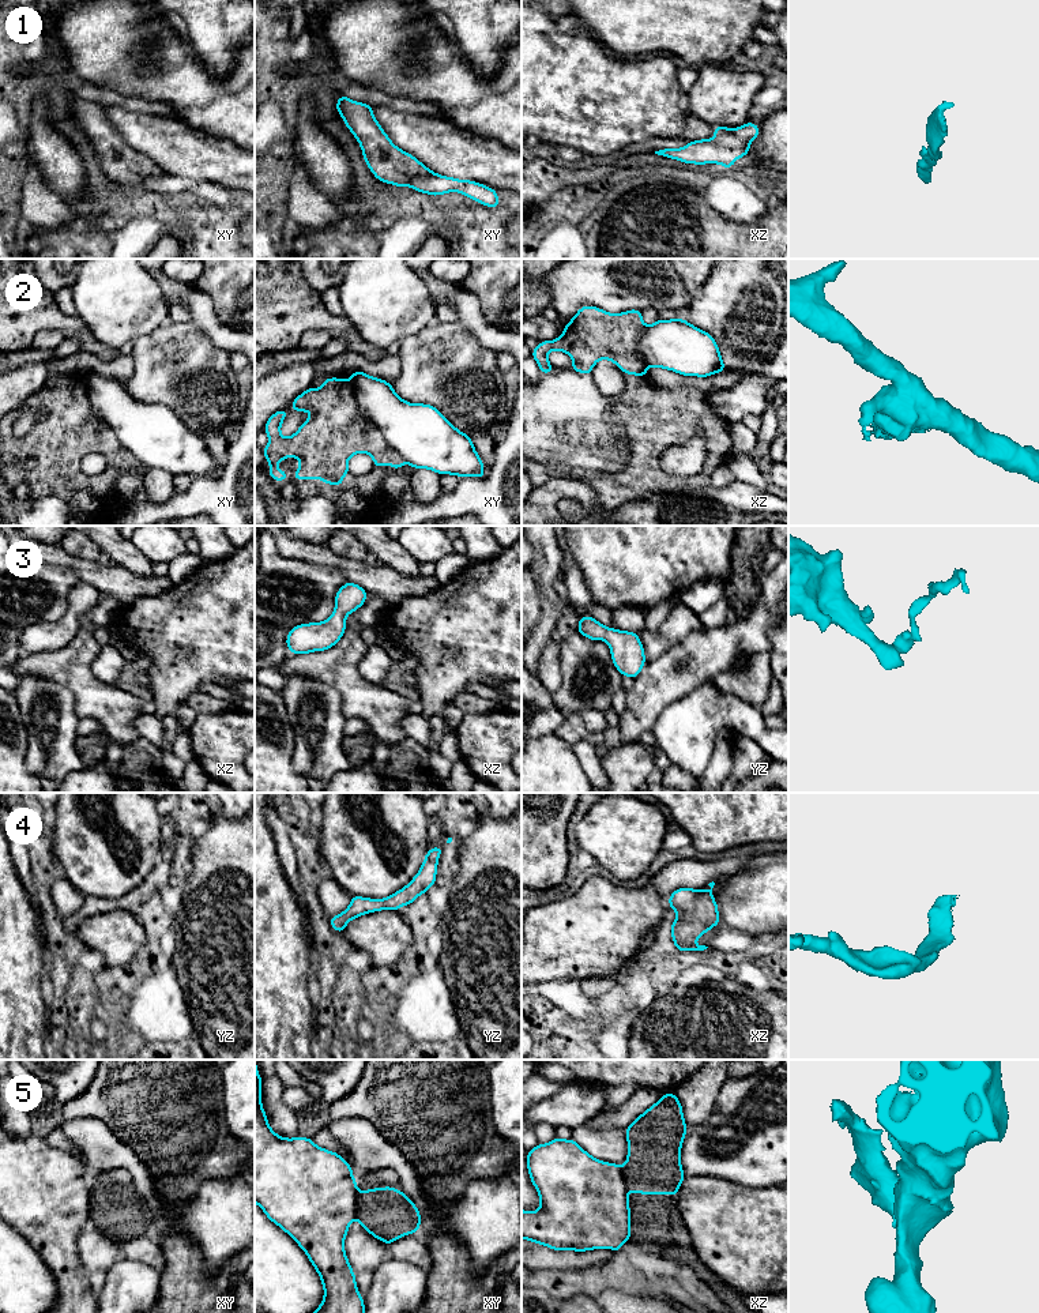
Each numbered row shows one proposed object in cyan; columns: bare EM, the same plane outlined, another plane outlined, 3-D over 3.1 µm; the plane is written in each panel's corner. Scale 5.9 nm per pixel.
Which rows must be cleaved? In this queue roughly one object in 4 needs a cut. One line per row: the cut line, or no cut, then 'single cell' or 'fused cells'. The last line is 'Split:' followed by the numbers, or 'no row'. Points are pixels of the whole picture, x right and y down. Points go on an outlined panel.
1: cut none; single cell
2: cut xy (352, 384), (358, 410), (406, 461); fused cells
3: cut none; single cell
4: cut none; single cell
5: cut xy (358, 1192), (356, 1218); fused cells
Split: 2, 5

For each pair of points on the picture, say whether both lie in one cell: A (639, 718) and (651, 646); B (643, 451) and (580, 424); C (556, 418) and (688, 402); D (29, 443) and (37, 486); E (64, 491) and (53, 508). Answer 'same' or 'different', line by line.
A: different
B: same
C: same
D: same
E: different

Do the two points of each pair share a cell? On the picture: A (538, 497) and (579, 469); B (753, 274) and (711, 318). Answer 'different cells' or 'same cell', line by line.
A: different cells
B: same cell

